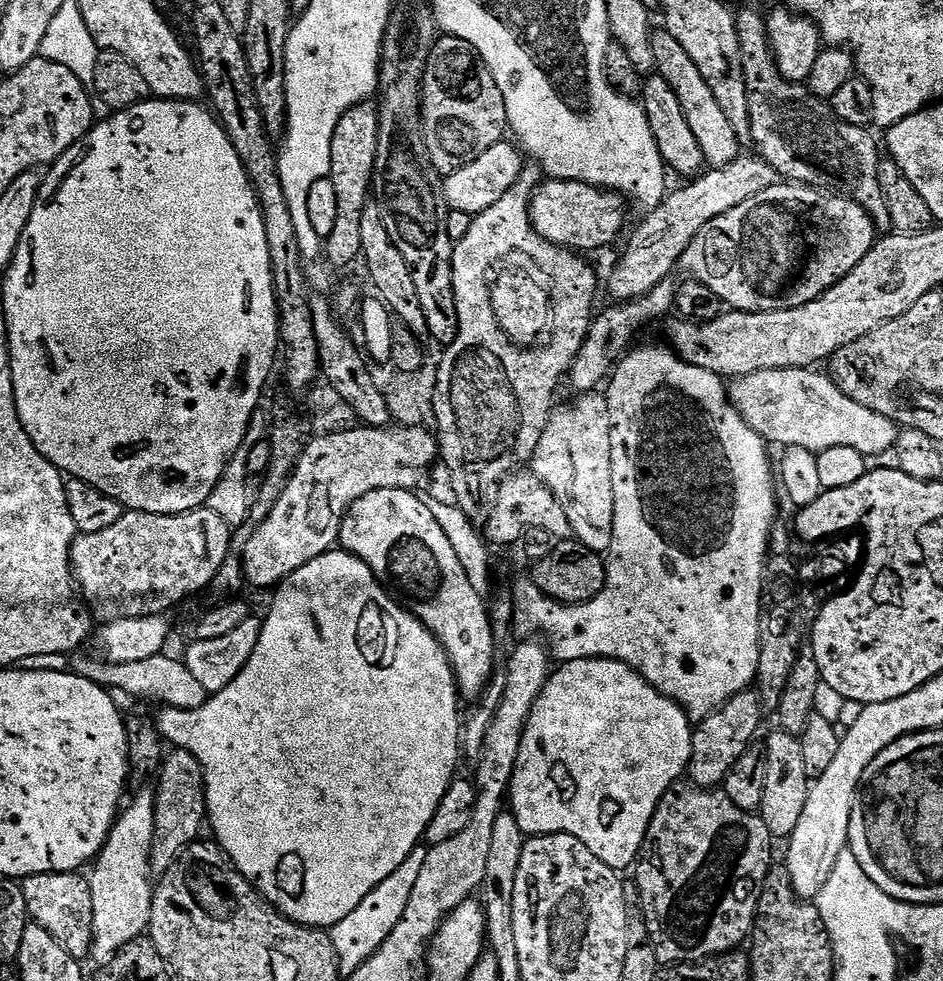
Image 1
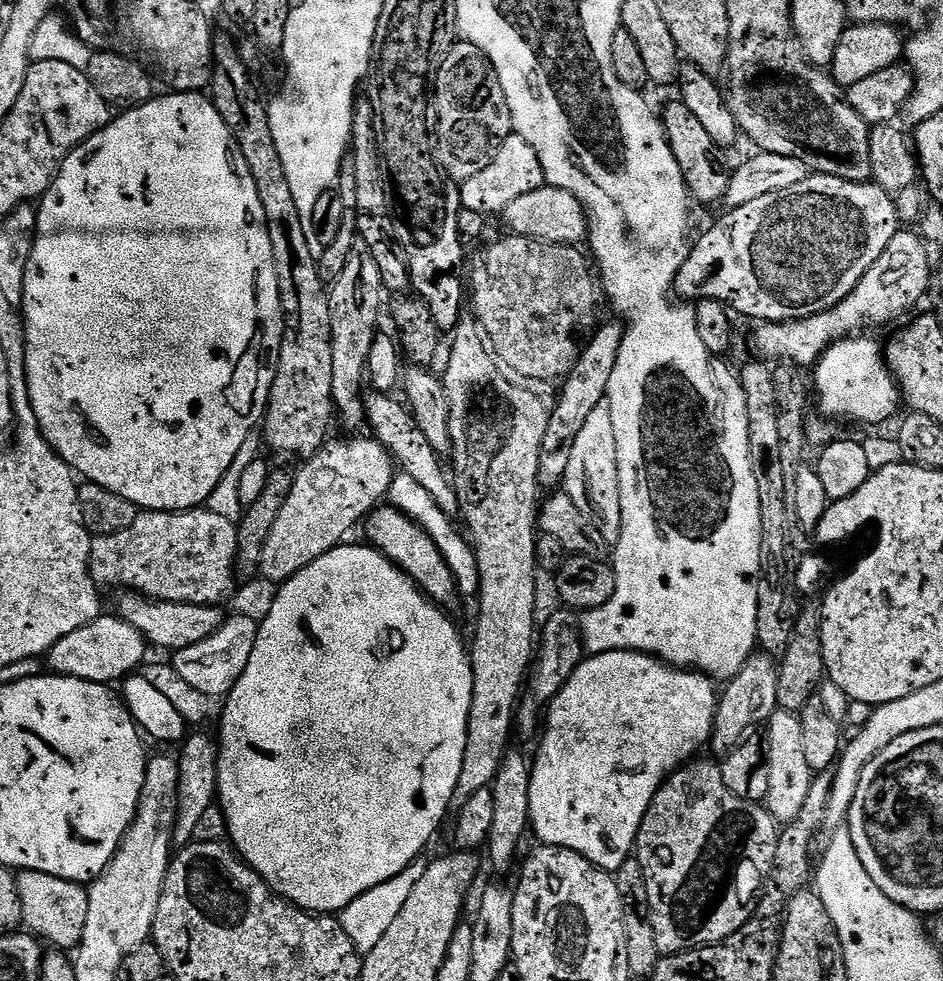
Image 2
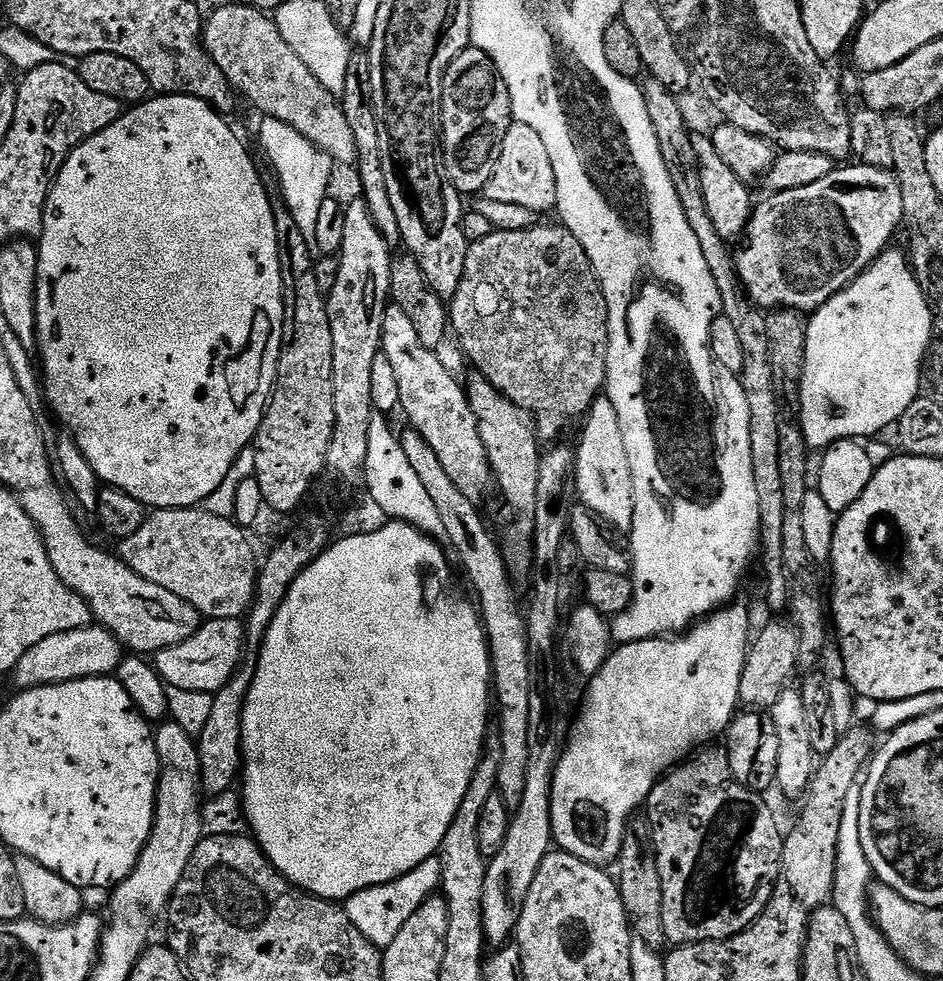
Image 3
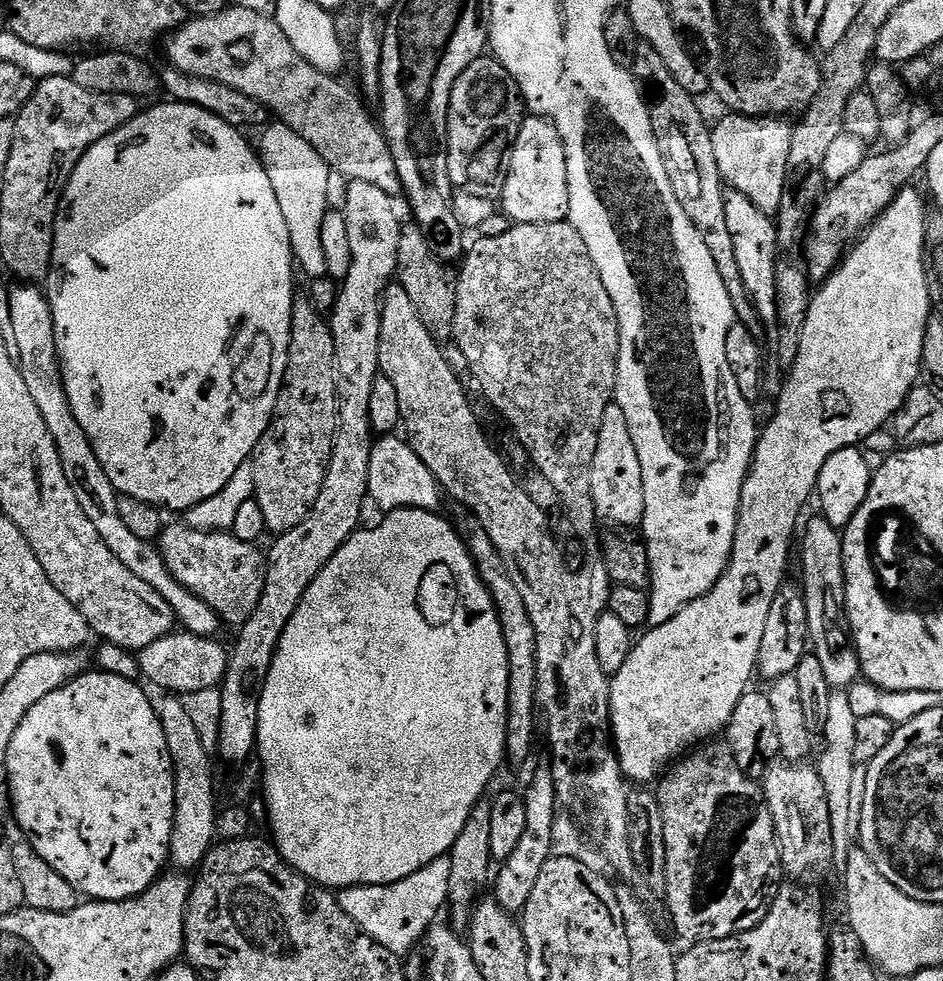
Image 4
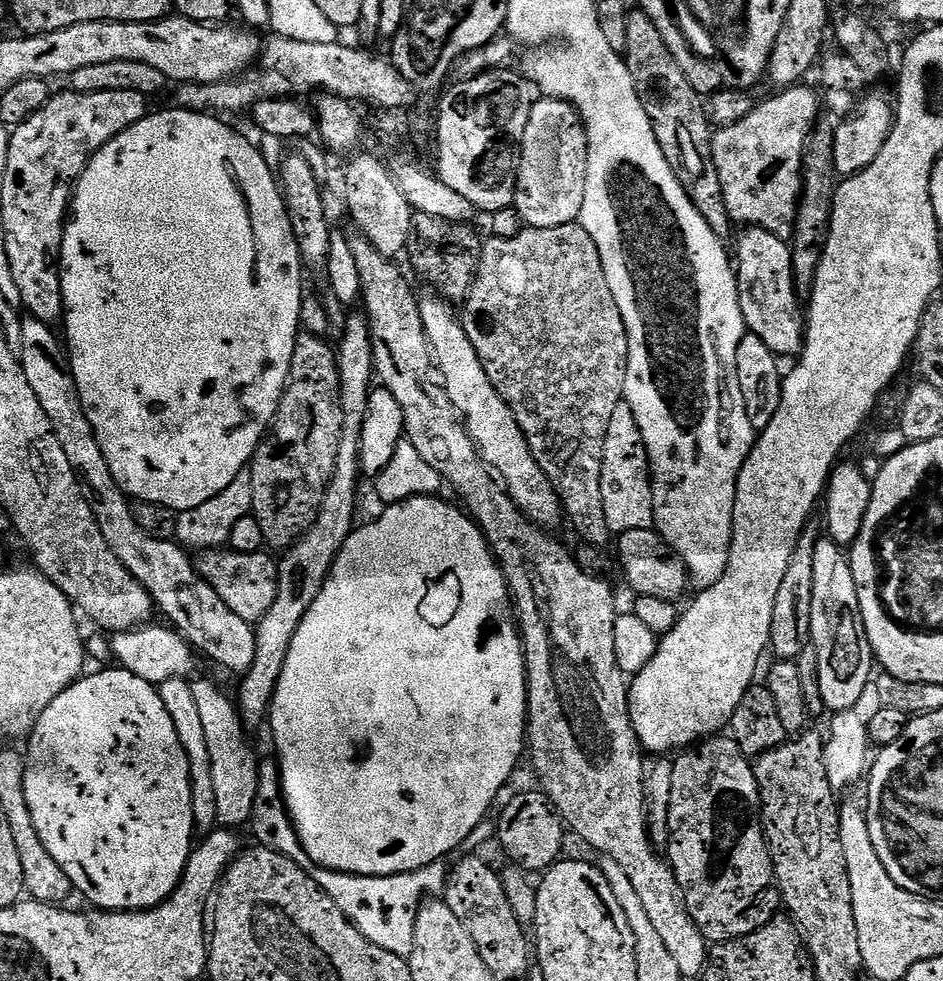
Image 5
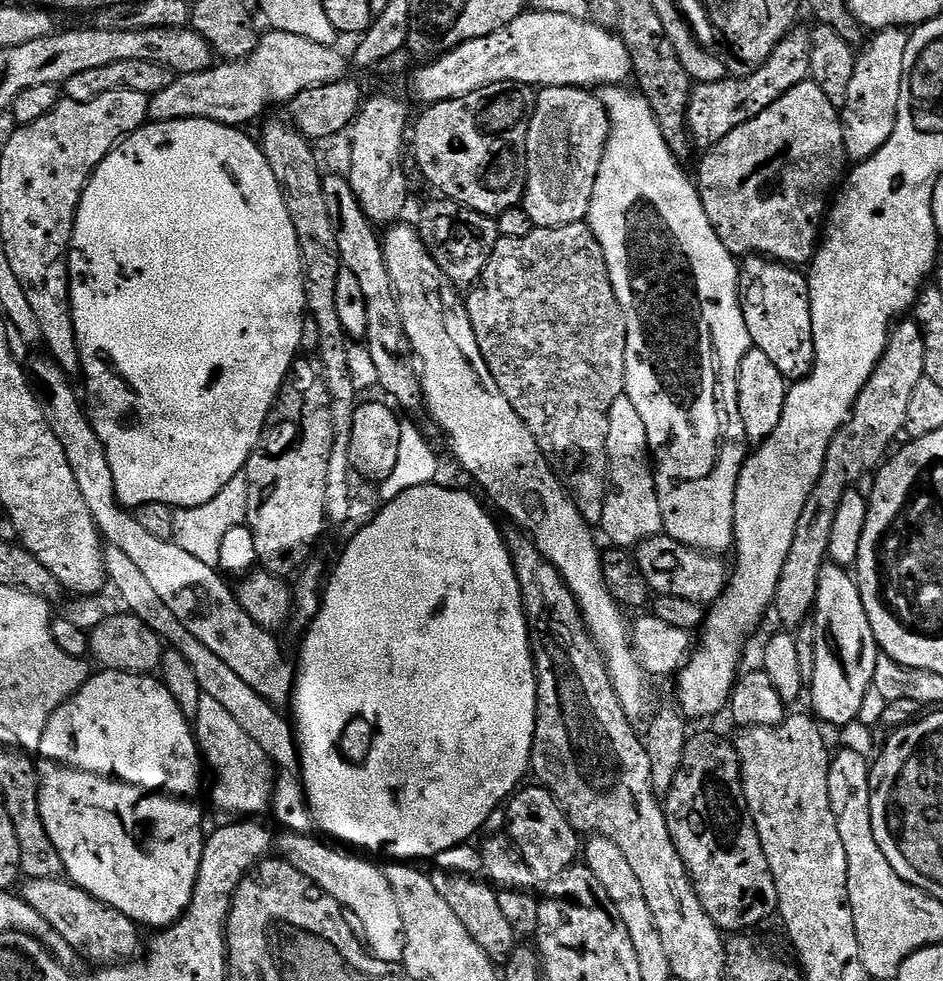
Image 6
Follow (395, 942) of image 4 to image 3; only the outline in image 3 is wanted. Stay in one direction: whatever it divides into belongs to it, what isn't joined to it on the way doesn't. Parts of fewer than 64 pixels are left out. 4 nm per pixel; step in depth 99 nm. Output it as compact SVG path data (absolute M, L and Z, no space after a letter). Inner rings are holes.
M439 855L426 858L415 870L392 880L388 884L375 884L373 888L362 890L354 894L346 901L346 911L350 922L358 926L358 930L370 941L375 948L386 949L394 938L398 938L398 930L410 922L410 916L414 910L418 910L425 904L428 897L440 888L442 878L442 862Z

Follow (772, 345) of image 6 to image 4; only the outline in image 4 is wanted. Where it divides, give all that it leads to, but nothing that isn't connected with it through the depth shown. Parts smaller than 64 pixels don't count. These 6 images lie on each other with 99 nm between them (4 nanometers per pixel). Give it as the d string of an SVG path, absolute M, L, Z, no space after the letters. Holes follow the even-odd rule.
M737 190L727 193L726 224L734 238L734 254L738 258L738 270L742 270L742 280L752 297L752 305L759 313L761 321L776 320L776 244L778 245L778 228L773 217L764 212L746 194Z

